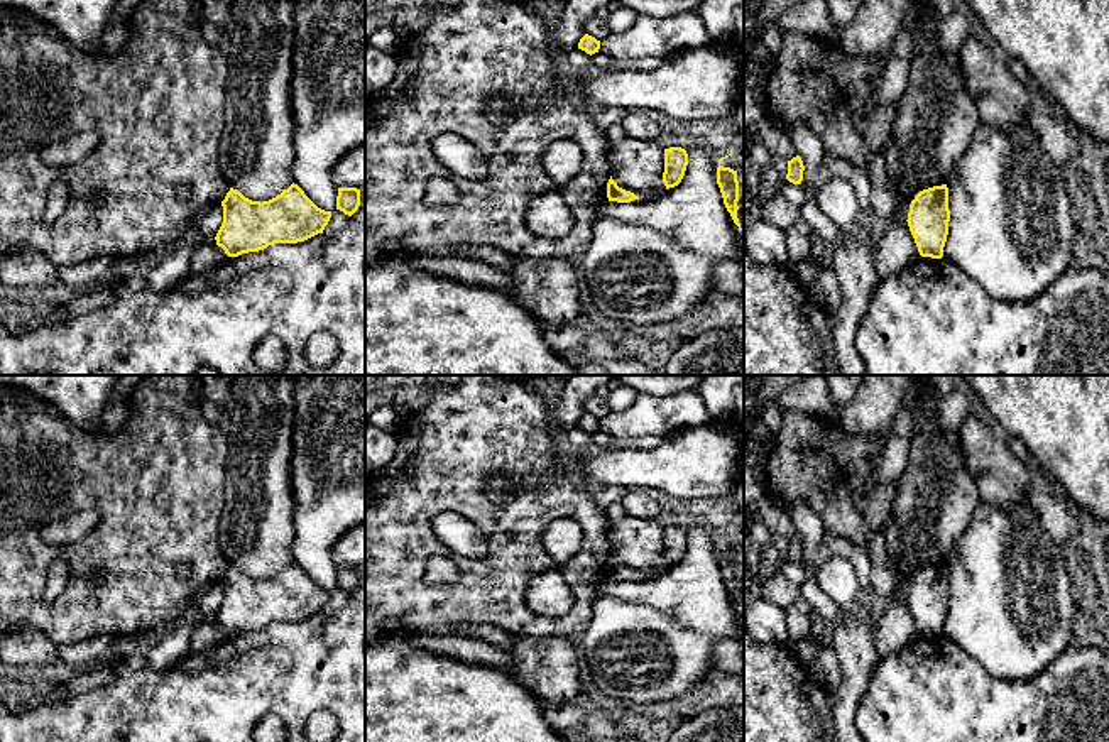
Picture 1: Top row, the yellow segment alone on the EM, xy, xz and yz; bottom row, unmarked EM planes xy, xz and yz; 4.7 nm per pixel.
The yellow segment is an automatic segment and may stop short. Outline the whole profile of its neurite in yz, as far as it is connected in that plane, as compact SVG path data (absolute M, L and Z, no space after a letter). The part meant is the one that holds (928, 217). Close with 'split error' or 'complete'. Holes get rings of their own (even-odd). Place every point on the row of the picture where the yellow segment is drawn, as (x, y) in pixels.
M947 184L920 191L910 205L906 221L920 255L942 259L950 221Z; complete

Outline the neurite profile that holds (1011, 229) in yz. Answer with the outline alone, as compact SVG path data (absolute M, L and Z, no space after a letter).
M981 123L948 179L948 235L943 257L992 297L1026 303L1073 264L1077 221L1063 167L1023 123L1013 134Z

